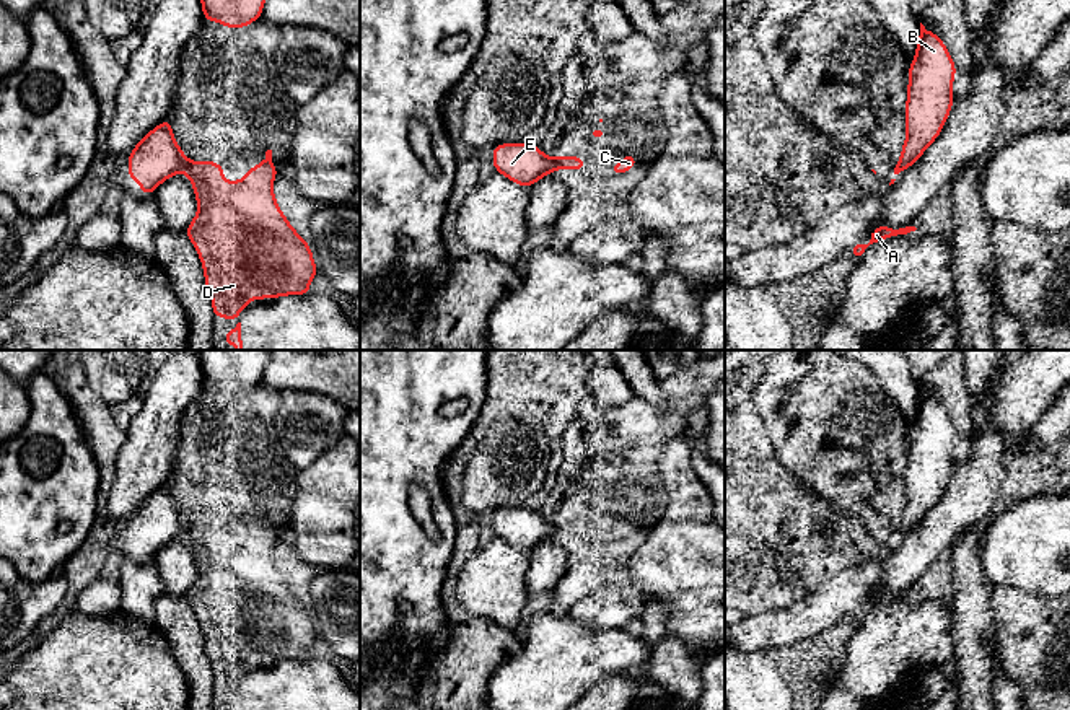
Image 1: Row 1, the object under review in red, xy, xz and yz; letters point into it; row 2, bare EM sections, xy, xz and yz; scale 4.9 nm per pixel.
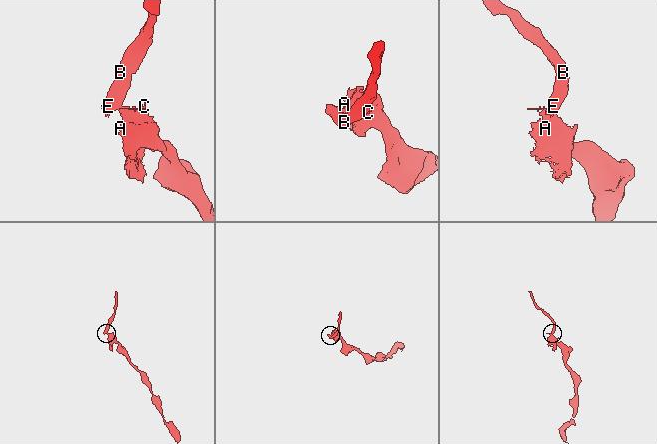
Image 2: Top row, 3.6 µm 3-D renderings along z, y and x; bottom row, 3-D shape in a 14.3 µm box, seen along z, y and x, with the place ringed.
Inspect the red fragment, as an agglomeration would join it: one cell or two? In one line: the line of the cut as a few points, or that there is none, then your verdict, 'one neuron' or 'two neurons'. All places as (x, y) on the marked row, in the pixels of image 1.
xy (188, 160), (183, 171) | two neurons

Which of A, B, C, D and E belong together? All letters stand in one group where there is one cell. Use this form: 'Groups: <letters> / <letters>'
Groups: A C D / B E

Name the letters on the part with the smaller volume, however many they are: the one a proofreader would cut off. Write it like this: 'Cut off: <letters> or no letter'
Cut off: B, E

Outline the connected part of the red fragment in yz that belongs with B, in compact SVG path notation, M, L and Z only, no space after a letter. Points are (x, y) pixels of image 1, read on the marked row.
M920 23L915 57L909 65L901 171L910 168L940 135L953 107L956 72L945 42Z

